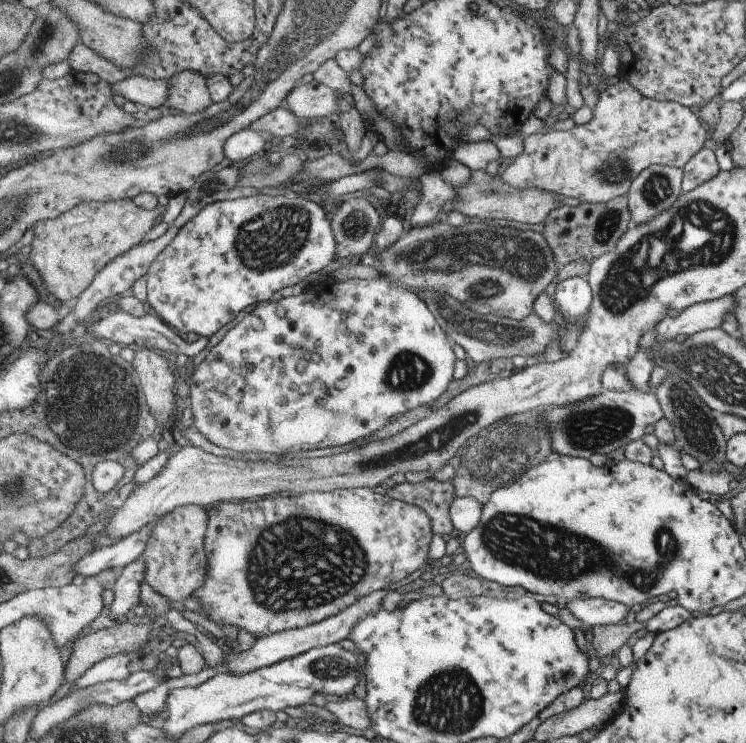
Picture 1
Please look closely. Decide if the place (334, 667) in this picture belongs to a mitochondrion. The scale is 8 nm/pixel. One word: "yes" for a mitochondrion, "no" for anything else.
yes

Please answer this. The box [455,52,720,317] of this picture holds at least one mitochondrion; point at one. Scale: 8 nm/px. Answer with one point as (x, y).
(612, 173)

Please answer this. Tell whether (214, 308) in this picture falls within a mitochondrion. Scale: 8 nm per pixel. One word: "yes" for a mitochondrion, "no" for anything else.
no

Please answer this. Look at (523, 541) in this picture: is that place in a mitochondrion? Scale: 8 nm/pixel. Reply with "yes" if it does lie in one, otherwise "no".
yes

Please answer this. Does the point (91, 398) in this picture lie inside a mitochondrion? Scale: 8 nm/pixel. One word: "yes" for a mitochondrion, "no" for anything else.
yes

